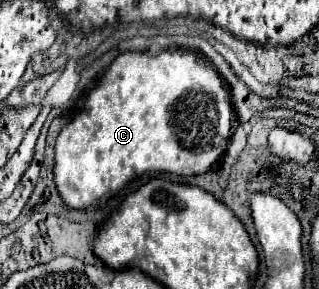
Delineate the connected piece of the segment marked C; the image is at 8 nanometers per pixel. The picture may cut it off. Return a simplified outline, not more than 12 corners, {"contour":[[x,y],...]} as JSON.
{"contour":[[123,52],[57,136],[69,208],[207,172],[229,88],[207,58]]}

